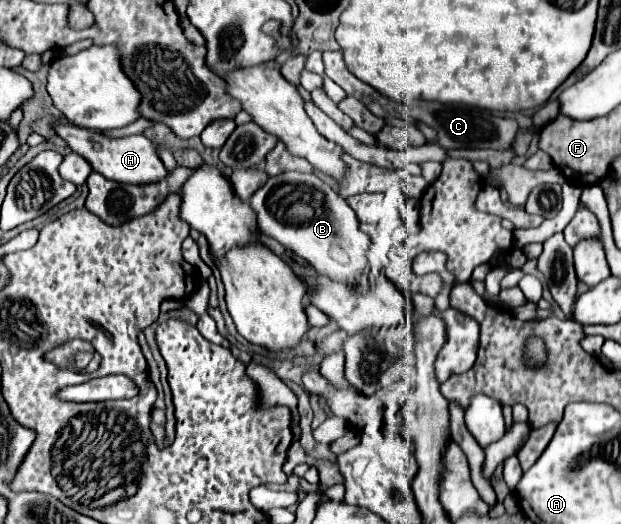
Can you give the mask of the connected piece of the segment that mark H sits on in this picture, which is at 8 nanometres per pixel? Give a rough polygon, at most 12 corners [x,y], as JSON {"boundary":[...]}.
{"boundary":[[56,126],[68,146],[112,182],[168,176],[146,136],[104,138]]}

